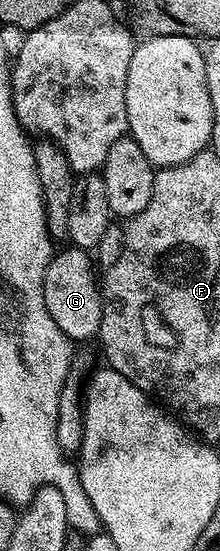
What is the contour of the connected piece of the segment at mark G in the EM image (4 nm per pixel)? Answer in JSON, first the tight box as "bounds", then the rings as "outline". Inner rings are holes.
{"bounds":[44,246,104,342],"outline":[[[64,246],[53,255],[44,275],[44,301],[50,318],[58,322],[58,330],[73,342],[88,340],[97,335],[104,317],[102,284],[98,279],[98,268],[93,257],[83,248]],[[97,272],[97,276],[96,276]]]}

